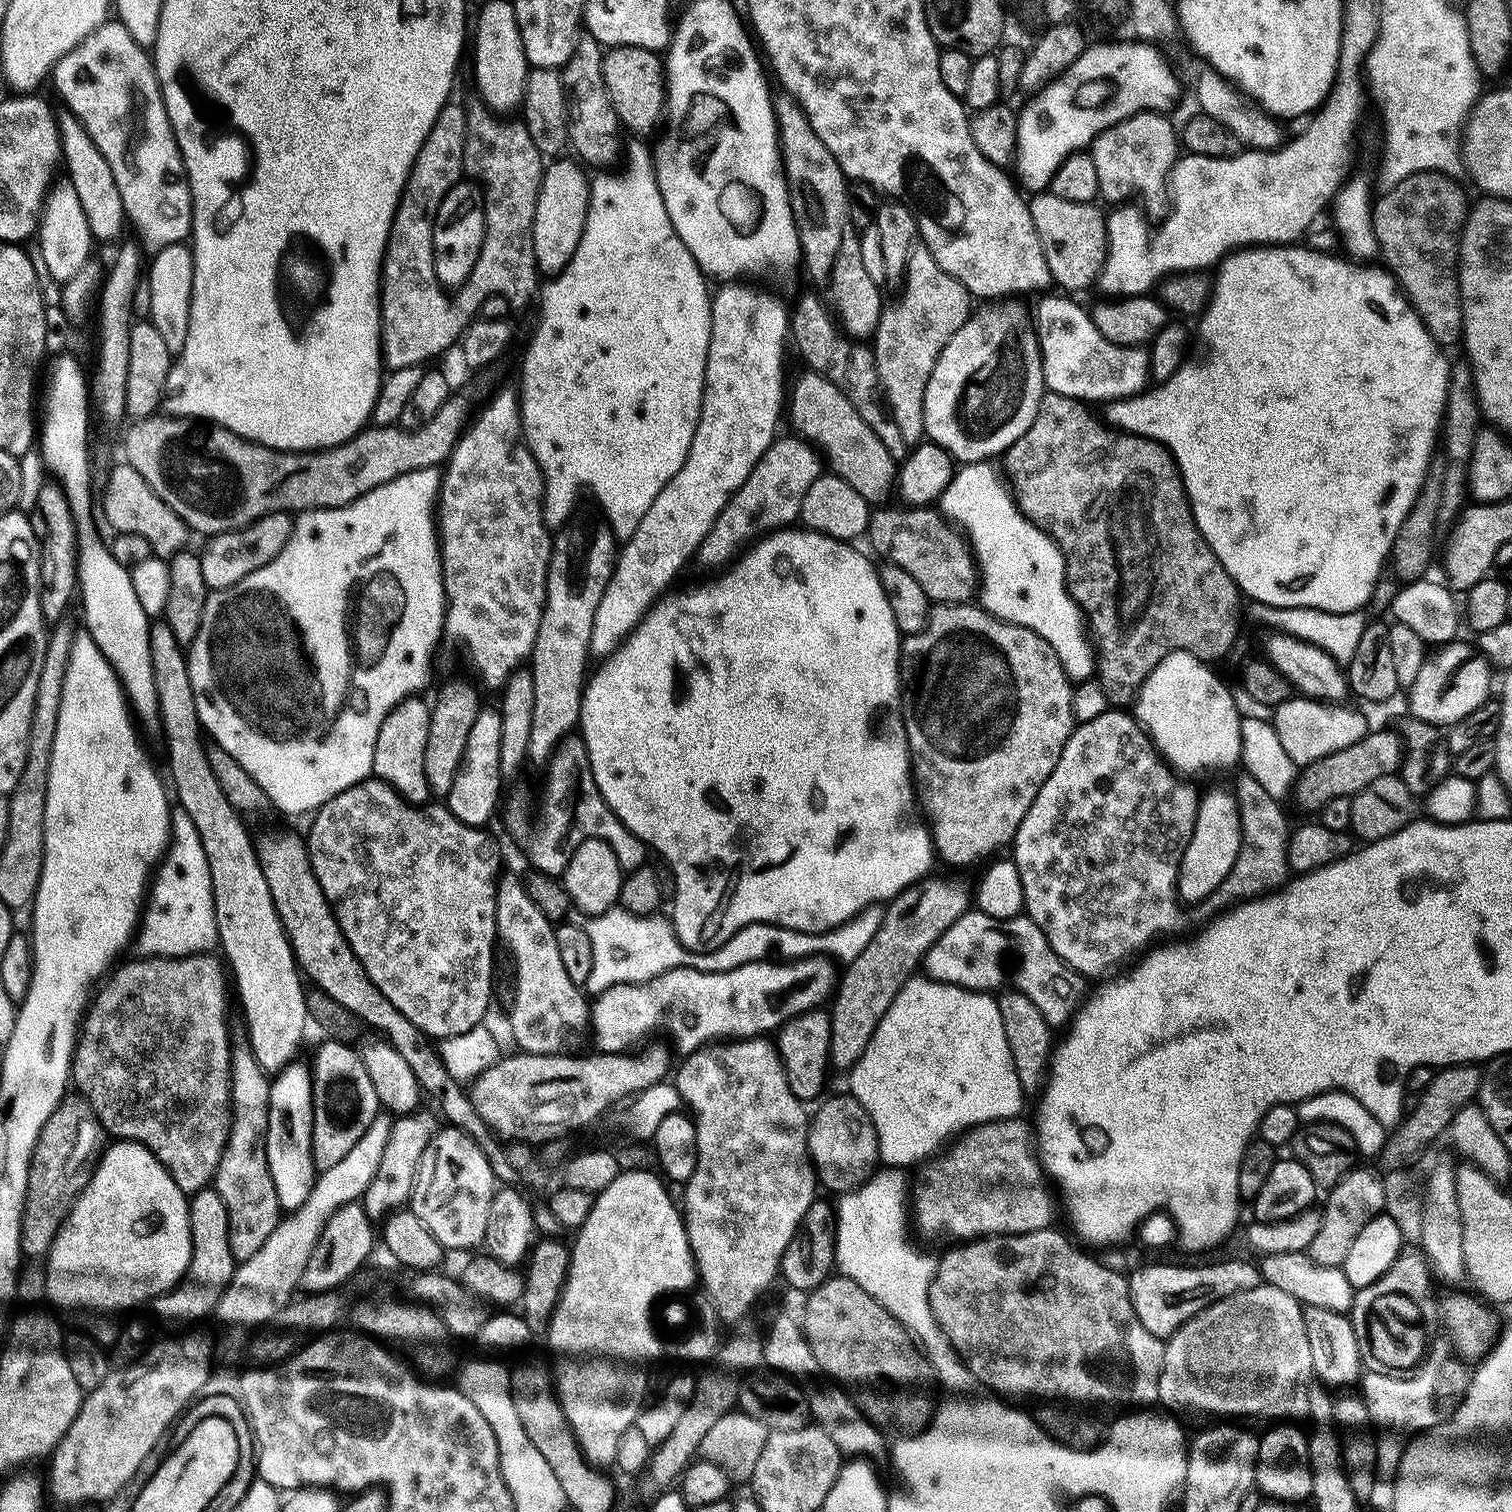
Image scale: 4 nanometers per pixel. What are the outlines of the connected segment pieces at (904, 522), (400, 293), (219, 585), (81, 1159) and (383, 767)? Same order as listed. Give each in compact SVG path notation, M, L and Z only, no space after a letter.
M932 506L888 507L873 511L866 537L867 543L872 543L873 550L881 556L879 559L902 566L926 590L933 605L973 603L978 596L978 565L963 531Z
M449 102L438 114L438 122L434 122L400 196L380 278L380 342L384 363L391 371L392 368L396 372L416 368L455 349L469 324L480 316L486 298L501 296L512 300L525 296L535 301L538 296L542 276L536 264L478 264L453 300L438 282L434 270L434 222L440 203L458 183L456 168L458 172L462 164L458 155L458 134L467 130L467 111L463 107L460 109L456 102Z
M279 512L278 514L269 514L266 518L262 518L258 522L254 522L250 526L246 526L237 532L227 532L221 536L211 537L207 541L208 544L202 551L202 559L204 567L207 569L207 587L213 593L227 593L227 588L236 588L243 580L248 580L252 575L263 573L264 569L271 568L273 562L278 558L278 554L282 554L282 550L288 548L290 538L296 529L296 520L289 513Z
M69 1094L50 1114L46 1126L36 1143L30 1162L30 1178L24 1203L20 1250L28 1258L44 1258L52 1251L54 1242L78 1202L78 1198L90 1186L92 1176L105 1151L106 1133L94 1106L79 1094Z
M424 698L404 700L382 722L382 730L378 734L378 746L374 750L374 766L372 767L375 779L384 780L388 785L410 804L424 806L433 799L432 788L428 785L427 743L430 742L430 722L432 721L432 708Z

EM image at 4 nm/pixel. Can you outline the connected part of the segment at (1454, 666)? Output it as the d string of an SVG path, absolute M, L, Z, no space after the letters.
M1453 642L1436 650L1424 661L1422 670L1418 670L1418 678L1414 678L1410 689L1408 704L1412 707L1411 715L1415 719L1435 724L1444 730L1449 726L1462 722L1462 718L1470 718L1474 710L1478 710L1488 700L1493 699L1492 672L1493 665L1475 647Z

